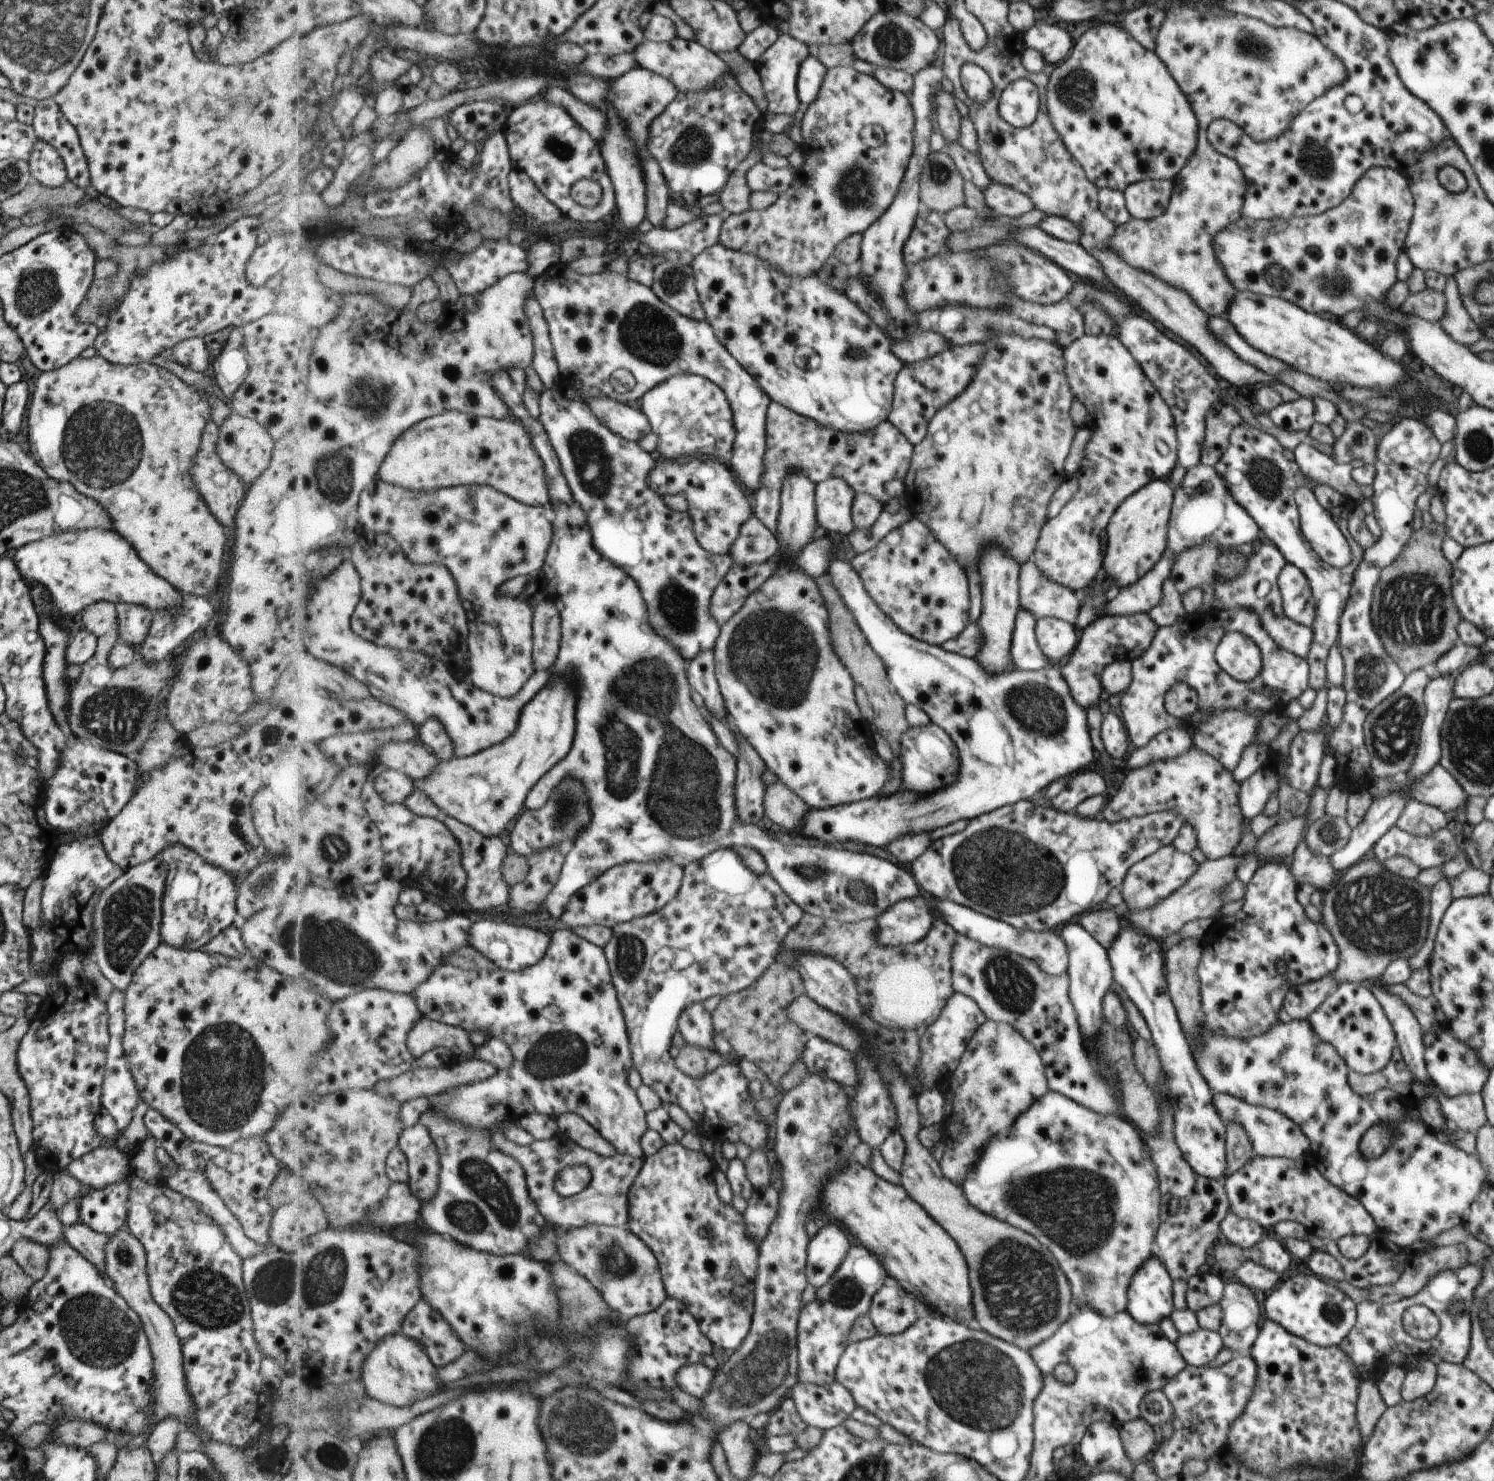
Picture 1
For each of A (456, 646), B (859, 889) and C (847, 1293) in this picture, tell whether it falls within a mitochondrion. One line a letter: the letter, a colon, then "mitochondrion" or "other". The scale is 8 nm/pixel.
A: other
B: mitochondrion
C: mitochondrion

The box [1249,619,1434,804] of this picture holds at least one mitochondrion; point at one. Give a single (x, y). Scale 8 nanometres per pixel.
(1394, 734)

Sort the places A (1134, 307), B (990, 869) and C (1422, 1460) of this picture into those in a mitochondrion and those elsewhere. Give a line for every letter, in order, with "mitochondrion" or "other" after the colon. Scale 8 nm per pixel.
A: other
B: mitochondrion
C: other

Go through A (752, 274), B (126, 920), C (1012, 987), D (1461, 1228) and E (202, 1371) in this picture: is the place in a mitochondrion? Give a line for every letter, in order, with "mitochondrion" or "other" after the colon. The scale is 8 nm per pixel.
A: other
B: mitochondrion
C: mitochondrion
D: other
E: other

